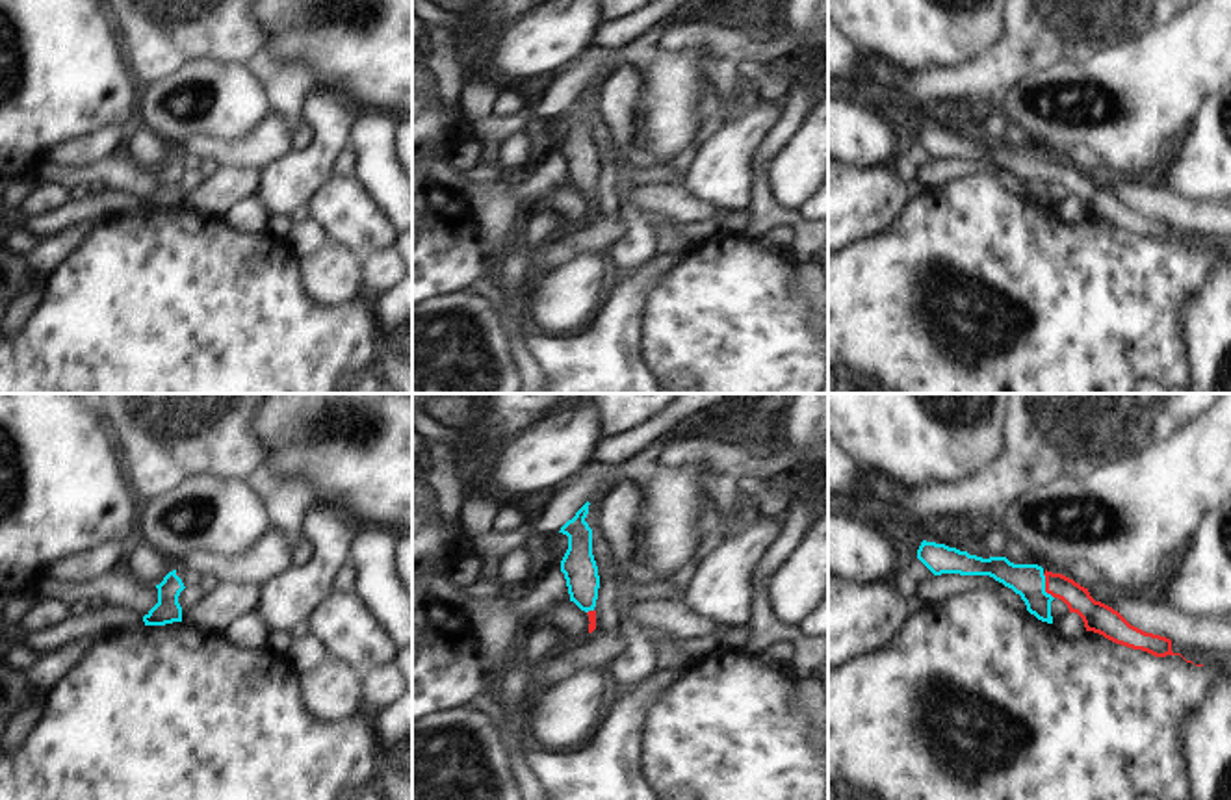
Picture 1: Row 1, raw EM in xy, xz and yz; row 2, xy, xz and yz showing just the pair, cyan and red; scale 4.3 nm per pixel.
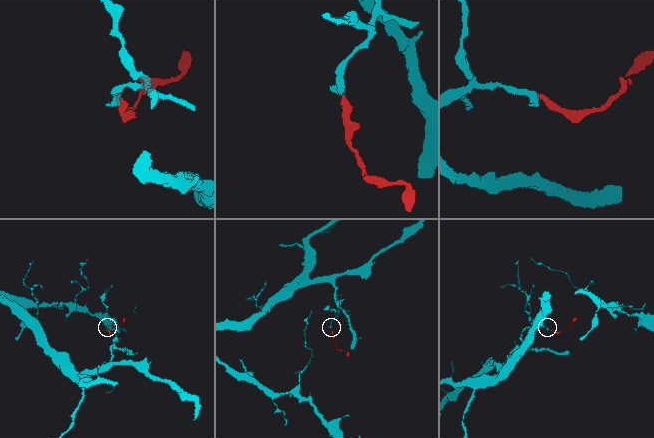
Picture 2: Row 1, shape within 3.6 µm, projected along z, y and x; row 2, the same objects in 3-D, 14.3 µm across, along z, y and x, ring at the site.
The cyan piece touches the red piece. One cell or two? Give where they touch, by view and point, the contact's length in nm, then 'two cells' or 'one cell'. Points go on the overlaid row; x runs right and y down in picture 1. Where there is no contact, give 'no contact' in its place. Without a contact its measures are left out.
contact yz (1044, 587); length 120 nm; one cell

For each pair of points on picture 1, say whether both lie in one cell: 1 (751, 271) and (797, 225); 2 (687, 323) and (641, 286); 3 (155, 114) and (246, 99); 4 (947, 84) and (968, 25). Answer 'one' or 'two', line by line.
1: two
2: two
3: one
4: two

